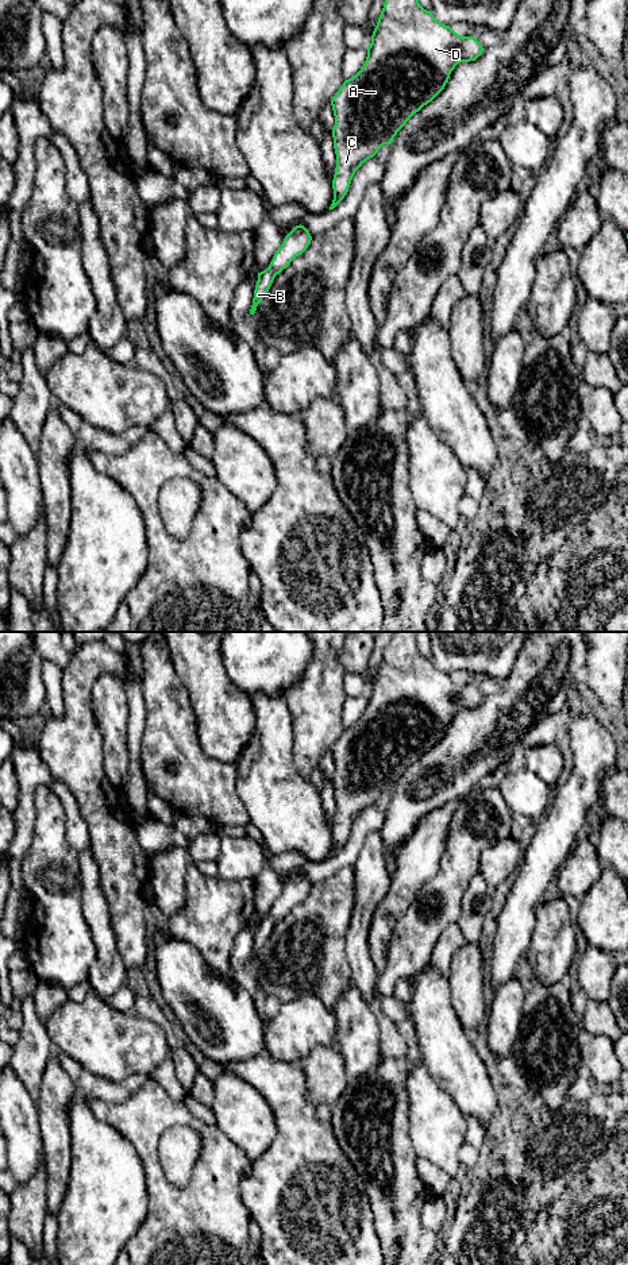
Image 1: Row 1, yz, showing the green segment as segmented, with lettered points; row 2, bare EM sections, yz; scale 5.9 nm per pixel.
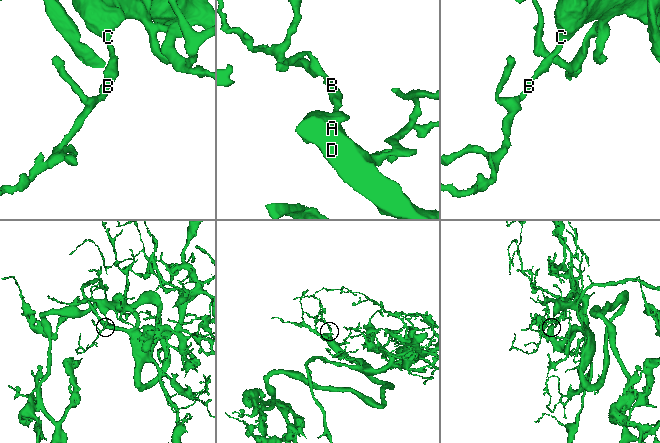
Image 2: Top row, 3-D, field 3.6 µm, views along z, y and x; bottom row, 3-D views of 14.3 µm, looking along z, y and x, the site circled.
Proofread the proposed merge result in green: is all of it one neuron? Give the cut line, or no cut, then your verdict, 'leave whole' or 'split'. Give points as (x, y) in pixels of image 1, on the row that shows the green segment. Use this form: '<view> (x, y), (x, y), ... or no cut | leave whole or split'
no cut | leave whole

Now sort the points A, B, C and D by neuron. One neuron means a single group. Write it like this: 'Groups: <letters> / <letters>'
Groups: A B C D

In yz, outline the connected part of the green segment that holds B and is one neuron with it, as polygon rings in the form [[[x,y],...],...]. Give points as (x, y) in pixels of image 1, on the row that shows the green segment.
[[[296,225],[284,239],[281,247],[276,251],[269,267],[258,273],[258,281],[254,290],[253,305],[250,315],[254,315],[258,304],[267,294],[274,278],[284,269],[286,269],[290,262],[301,255],[311,244],[312,236],[304,225]]]

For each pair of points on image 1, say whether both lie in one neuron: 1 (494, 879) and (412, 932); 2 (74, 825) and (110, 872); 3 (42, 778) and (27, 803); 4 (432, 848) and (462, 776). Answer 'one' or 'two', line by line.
1: two
2: two
3: one
4: two

